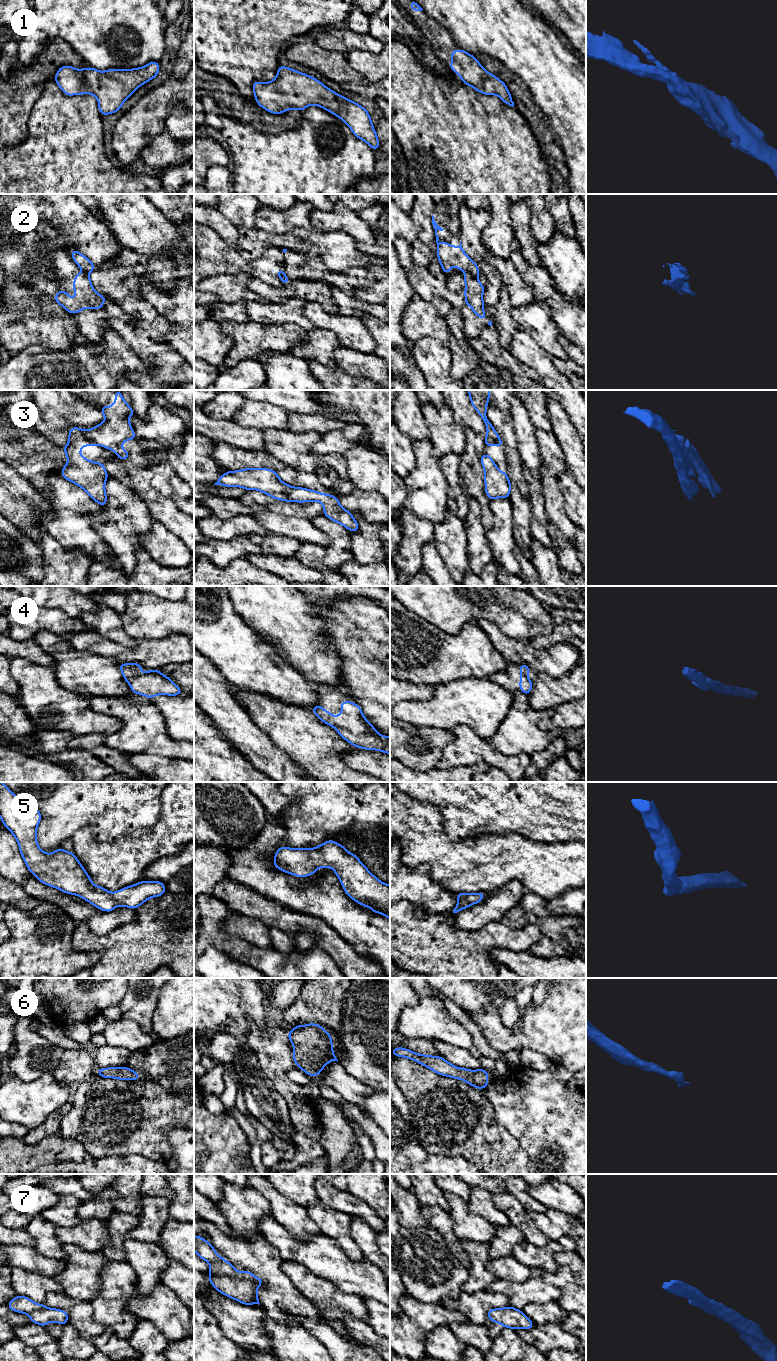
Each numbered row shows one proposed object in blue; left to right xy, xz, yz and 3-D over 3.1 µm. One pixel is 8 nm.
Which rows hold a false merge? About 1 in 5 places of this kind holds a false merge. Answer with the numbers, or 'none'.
2, 3

